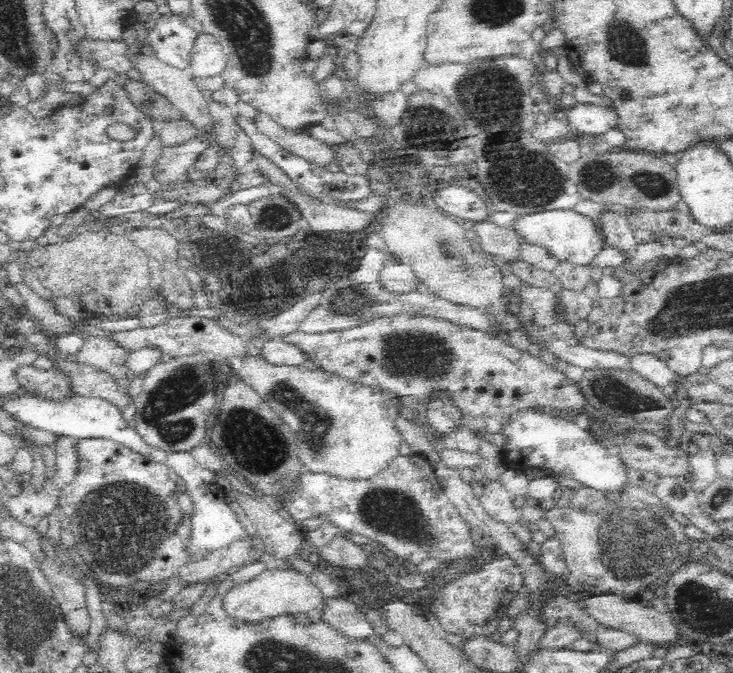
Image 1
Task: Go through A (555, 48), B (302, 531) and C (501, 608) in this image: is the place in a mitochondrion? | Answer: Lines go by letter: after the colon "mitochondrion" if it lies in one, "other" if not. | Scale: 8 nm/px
A: other
B: other
C: other

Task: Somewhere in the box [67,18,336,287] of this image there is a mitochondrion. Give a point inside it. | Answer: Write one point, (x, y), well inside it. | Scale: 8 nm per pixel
(276, 215)

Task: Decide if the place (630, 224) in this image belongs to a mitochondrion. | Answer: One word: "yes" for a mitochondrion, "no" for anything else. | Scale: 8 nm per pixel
no

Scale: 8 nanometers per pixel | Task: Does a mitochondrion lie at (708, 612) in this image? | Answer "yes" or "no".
yes

